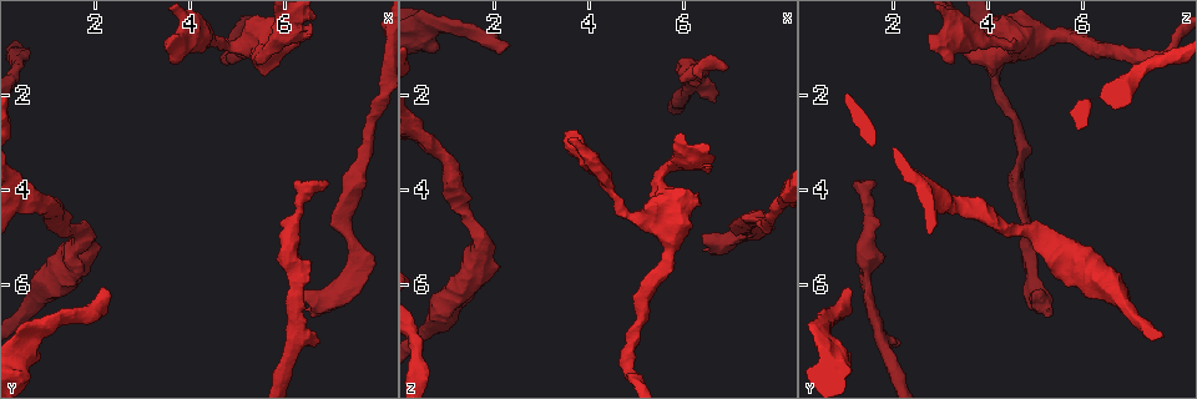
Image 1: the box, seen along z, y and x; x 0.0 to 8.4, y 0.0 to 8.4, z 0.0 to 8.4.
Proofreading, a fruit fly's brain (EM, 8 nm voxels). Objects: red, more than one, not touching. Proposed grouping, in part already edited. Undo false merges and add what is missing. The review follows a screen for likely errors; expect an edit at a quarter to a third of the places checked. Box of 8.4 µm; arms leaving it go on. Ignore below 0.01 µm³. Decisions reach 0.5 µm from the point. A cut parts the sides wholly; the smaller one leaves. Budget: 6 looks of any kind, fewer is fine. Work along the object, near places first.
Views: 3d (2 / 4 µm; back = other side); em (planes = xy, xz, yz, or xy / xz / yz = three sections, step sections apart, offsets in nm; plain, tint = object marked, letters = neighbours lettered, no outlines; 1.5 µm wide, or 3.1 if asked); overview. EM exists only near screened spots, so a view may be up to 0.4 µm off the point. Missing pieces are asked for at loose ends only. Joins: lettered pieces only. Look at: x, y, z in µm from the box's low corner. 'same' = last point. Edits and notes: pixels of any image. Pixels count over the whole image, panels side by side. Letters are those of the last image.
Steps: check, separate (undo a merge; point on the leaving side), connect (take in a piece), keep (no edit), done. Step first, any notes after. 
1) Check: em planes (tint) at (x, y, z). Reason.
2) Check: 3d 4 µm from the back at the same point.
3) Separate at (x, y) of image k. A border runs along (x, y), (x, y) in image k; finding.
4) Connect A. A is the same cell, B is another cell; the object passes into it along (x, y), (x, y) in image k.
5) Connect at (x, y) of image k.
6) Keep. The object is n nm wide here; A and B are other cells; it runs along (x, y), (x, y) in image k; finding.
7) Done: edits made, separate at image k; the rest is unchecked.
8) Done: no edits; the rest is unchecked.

Check: em planes (tint) at (6.60, 7.30, 2.15). An open end.

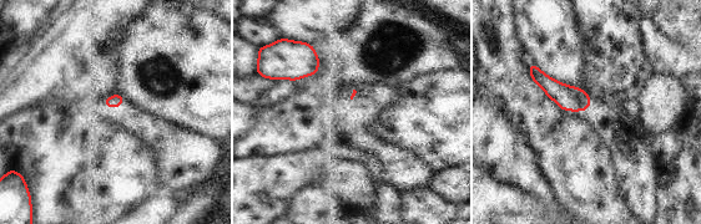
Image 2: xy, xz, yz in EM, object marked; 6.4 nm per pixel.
Check: em planes (letters) at the same point.

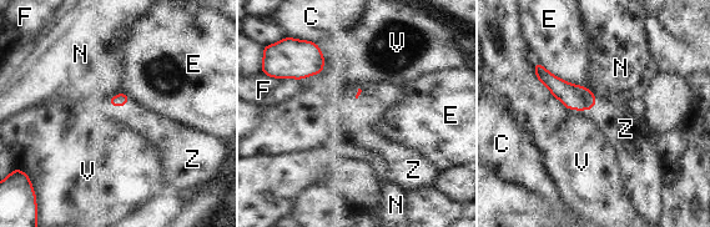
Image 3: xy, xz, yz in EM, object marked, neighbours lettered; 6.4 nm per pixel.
Connect Z. Z is the same cell, C, E, F, N and V are other cells; the object passes into it along (573, 96), (580, 110), (617, 124) in image 3; the neuron continues.

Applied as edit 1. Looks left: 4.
Check: overview. Redraw.

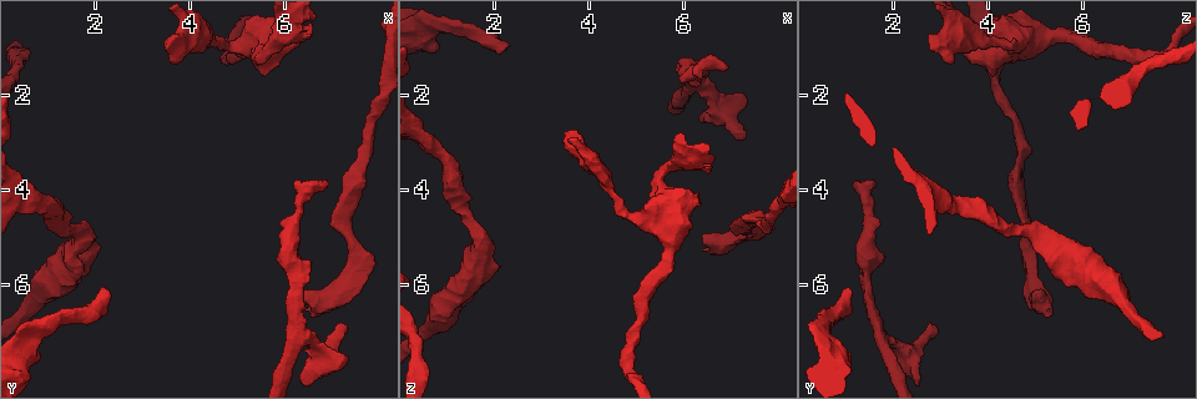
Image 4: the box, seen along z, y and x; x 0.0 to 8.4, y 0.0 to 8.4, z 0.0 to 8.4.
Check: 3d 4 µm at (5.60, 1.60, 4.05). Thick end.

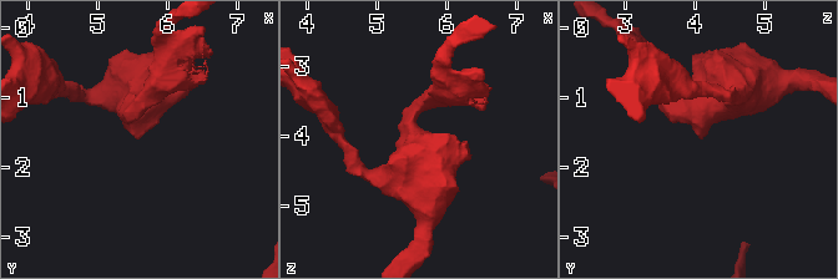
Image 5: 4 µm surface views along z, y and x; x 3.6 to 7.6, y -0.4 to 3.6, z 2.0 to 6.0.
Check: em planes (letters) at (5.55, 1.60, 4.15).

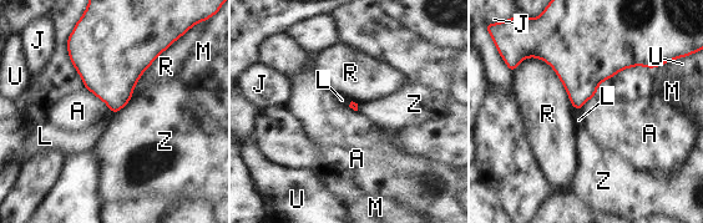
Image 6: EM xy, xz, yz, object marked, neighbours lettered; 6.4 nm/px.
Keep. The longest contact is with R, 460 nm; A, J, L, M, R, U and Z are other cells; no lettered piece goes on from it.

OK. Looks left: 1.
Done: edits made, connect at image 3; the rest is unchecked.

